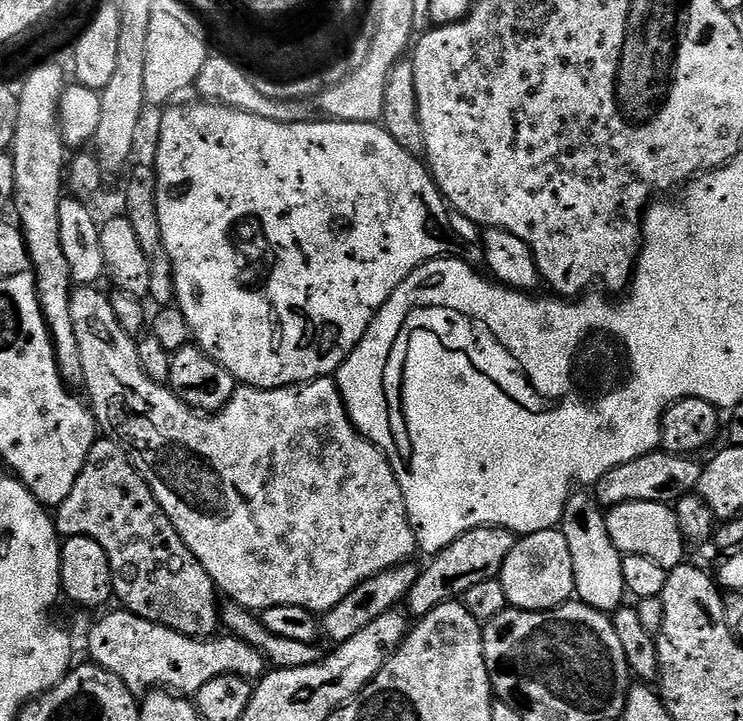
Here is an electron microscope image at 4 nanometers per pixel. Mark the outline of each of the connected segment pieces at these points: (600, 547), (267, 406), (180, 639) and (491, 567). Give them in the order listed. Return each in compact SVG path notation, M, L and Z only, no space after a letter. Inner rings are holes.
M576 490L564 504L564 513L558 531L570 546L570 562L574 562L575 595L579 603L588 604L594 610L611 614L626 600L626 589L622 578L624 556L610 542L610 530L606 530L606 512L596 503L591 491Z
M76 286L70 298L70 319L74 321L74 335L78 337L78 347L82 350L83 387L88 388L87 403L96 418L99 431L125 448L133 466L150 486L154 498L158 498L158 506L162 506L162 510L166 510L166 518L174 522L174 530L178 530L182 542L186 542L194 558L198 558L206 574L210 574L217 589L223 595L225 592L231 603L240 604L249 610L263 610L270 606L302 606L314 614L323 614L338 606L338 602L342 602L356 586L372 575L411 561L414 557L412 555L417 555L414 530L410 526L406 502L402 498L402 486L398 486L398 478L384 457L383 450L370 443L352 425L335 379L308 380L304 384L289 384L286 388L240 386L224 408L211 414L197 412L189 404L182 403L171 388L154 383L146 370L142 370L142 362L138 362L136 340L128 336L122 326L118 326L111 299L105 293L103 296L98 289L96 286Z
M107 612L88 632L87 659L100 668L110 670L110 674L118 674L118 678L122 678L124 685L134 694L144 694L149 690L195 694L206 686L206 682L219 676L245 676L256 682L265 675L263 654L237 636L187 636L166 626L158 626L146 618L138 618L138 614L133 612Z
M485 524L483 528L470 530L454 542L450 542L450 546L435 553L429 559L432 561L419 569L419 576L413 582L406 597L407 615L412 618L425 616L439 604L463 598L466 590L470 590L470 586L475 586L478 582L497 579L510 550L514 550L517 539L518 536L515 532L505 528L496 528L493 524Z

